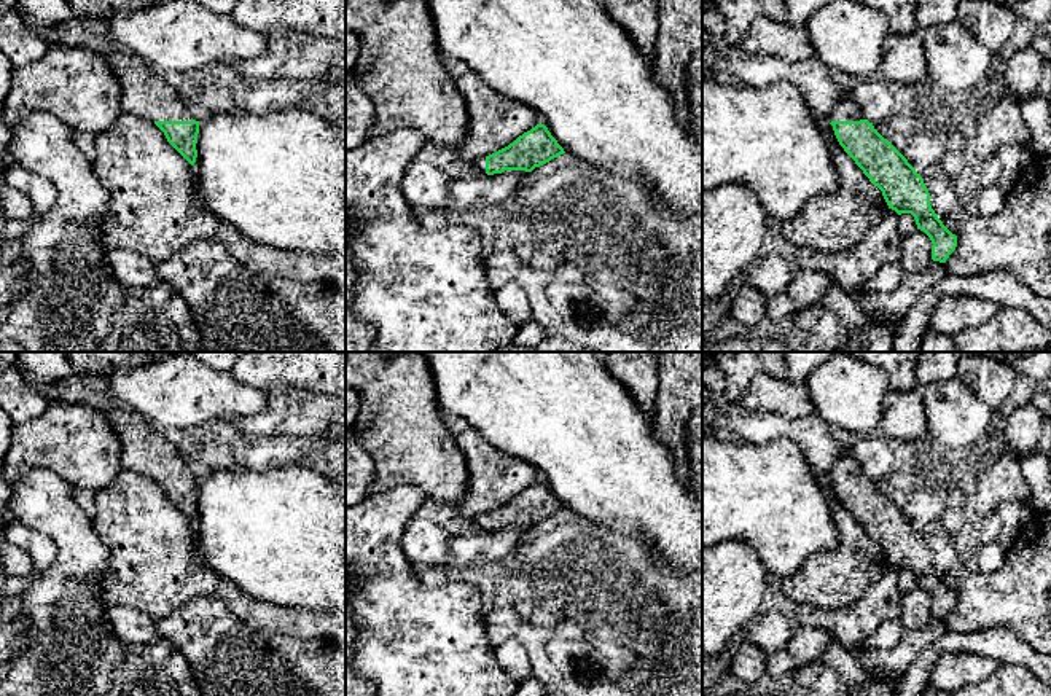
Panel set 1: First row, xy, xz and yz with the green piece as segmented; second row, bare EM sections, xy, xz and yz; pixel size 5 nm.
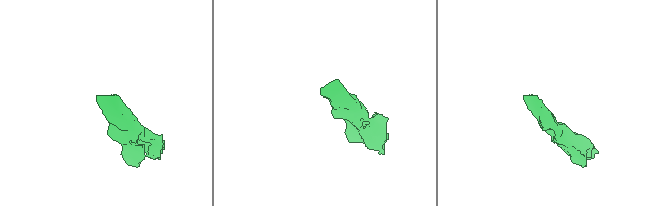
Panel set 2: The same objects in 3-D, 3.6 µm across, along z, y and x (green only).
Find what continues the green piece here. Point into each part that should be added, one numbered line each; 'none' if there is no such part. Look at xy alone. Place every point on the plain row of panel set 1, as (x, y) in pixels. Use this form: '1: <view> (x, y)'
1: xy (145, 449)

